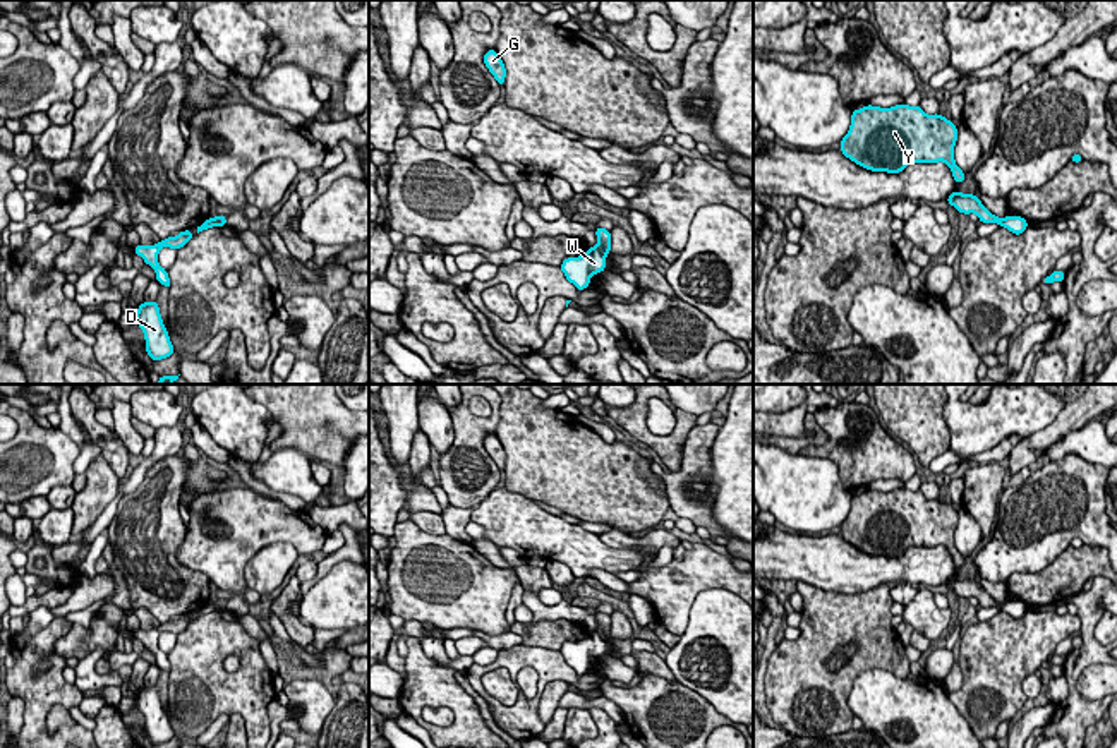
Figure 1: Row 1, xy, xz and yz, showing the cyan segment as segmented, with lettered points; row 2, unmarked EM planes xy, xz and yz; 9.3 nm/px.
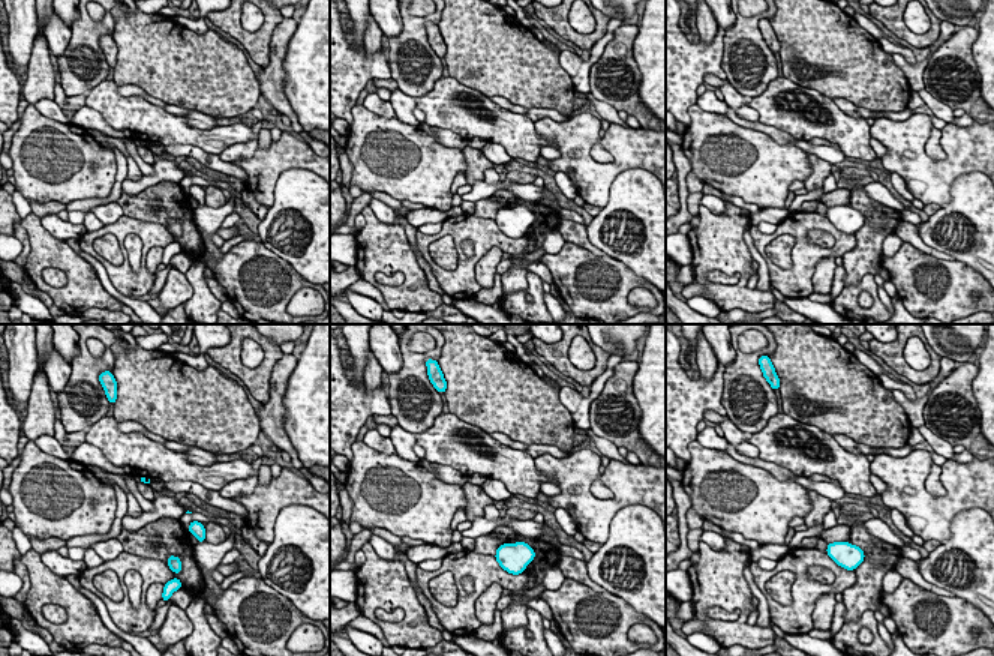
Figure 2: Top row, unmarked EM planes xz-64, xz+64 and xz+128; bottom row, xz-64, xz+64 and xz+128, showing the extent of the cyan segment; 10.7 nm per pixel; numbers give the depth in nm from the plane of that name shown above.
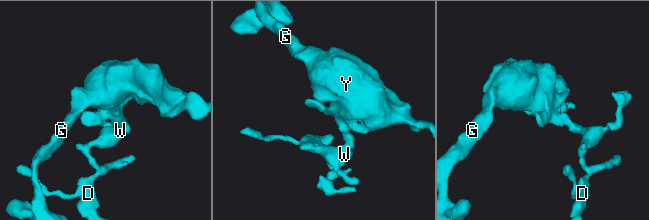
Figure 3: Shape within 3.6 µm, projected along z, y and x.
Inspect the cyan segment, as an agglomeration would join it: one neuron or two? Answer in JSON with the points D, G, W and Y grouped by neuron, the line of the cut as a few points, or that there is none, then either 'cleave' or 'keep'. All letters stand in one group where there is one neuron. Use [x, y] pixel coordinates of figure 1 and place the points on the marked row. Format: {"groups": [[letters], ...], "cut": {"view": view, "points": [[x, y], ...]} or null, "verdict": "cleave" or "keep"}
{"groups": [["D", "W"], ["G", "Y"]], "cut": {"view": "xz", "points": [[596, 246], [604, 256]]}, "verdict": "cleave"}

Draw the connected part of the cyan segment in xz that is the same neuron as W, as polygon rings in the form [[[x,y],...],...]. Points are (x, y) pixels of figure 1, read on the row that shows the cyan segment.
[[[589,247],[580,257],[566,257],[559,268],[566,280],[582,292],[589,287],[592,274],[606,271],[606,256],[597,247]]]

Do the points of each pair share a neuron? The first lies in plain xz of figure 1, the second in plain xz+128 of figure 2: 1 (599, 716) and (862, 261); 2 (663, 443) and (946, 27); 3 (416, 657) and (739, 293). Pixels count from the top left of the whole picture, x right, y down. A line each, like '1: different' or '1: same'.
1: different
2: different
3: same

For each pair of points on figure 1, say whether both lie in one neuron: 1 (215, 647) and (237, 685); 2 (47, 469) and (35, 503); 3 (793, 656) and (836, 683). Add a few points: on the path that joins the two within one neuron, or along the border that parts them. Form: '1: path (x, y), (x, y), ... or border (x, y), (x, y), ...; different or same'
1: path (215, 657), (215, 668), (227, 680); same
2: border (45, 494), (35, 494), (18, 503); different
3: path (803, 666), (812, 675), (826, 678); same

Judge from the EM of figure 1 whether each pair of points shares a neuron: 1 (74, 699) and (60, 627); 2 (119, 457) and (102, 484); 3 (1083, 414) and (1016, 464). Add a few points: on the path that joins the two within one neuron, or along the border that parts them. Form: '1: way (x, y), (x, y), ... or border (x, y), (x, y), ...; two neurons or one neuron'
1: way (55, 680), (52, 668), (40, 659), (42, 645); one neuron
2: border (102, 455), (120, 482); two neurons
3: way (1066, 422), (1030, 446); one neuron

